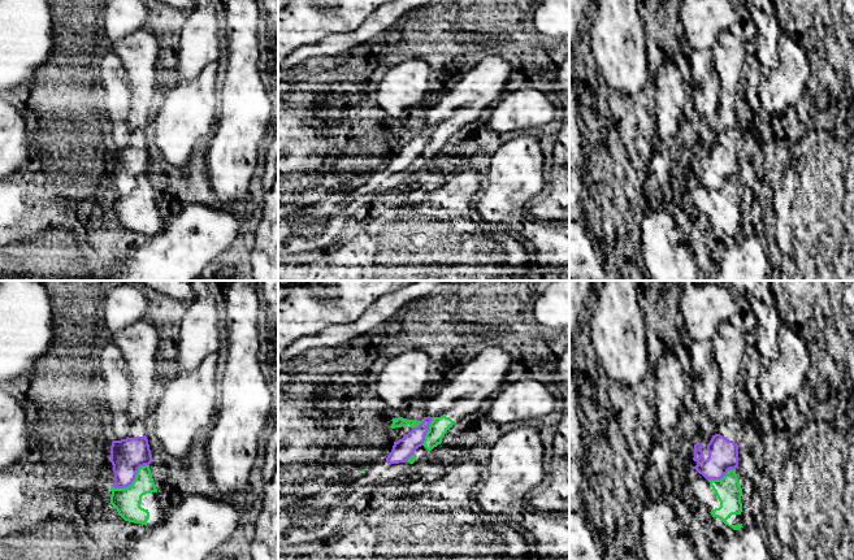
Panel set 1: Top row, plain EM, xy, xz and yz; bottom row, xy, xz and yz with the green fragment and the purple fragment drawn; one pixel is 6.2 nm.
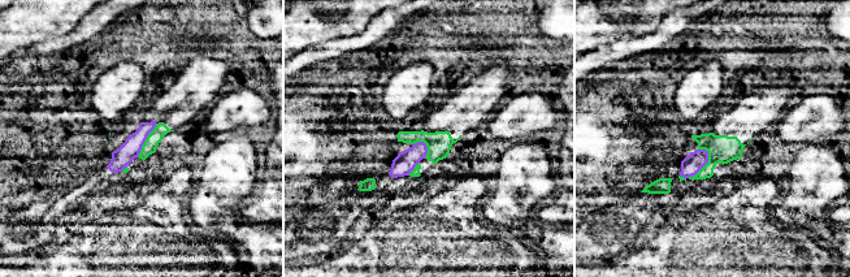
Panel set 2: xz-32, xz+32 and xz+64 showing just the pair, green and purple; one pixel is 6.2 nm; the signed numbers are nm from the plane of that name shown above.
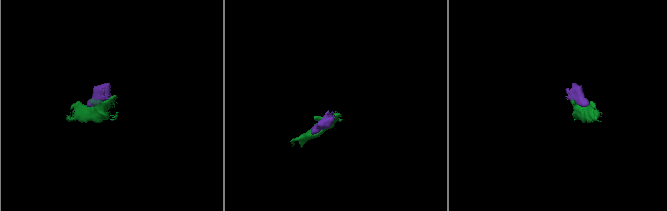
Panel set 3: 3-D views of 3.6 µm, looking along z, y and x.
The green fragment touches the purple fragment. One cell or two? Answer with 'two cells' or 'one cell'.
two cells

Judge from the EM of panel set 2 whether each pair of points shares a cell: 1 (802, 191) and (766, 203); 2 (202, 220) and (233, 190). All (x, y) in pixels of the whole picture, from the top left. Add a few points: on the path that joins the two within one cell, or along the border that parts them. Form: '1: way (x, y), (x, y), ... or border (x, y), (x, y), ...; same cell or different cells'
1: border (785, 195), (772, 216); different cells
2: way (209, 212), (225, 197); same cell

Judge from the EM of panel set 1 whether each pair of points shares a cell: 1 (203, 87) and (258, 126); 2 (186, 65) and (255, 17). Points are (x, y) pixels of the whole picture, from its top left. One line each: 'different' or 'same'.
1: different
2: different

